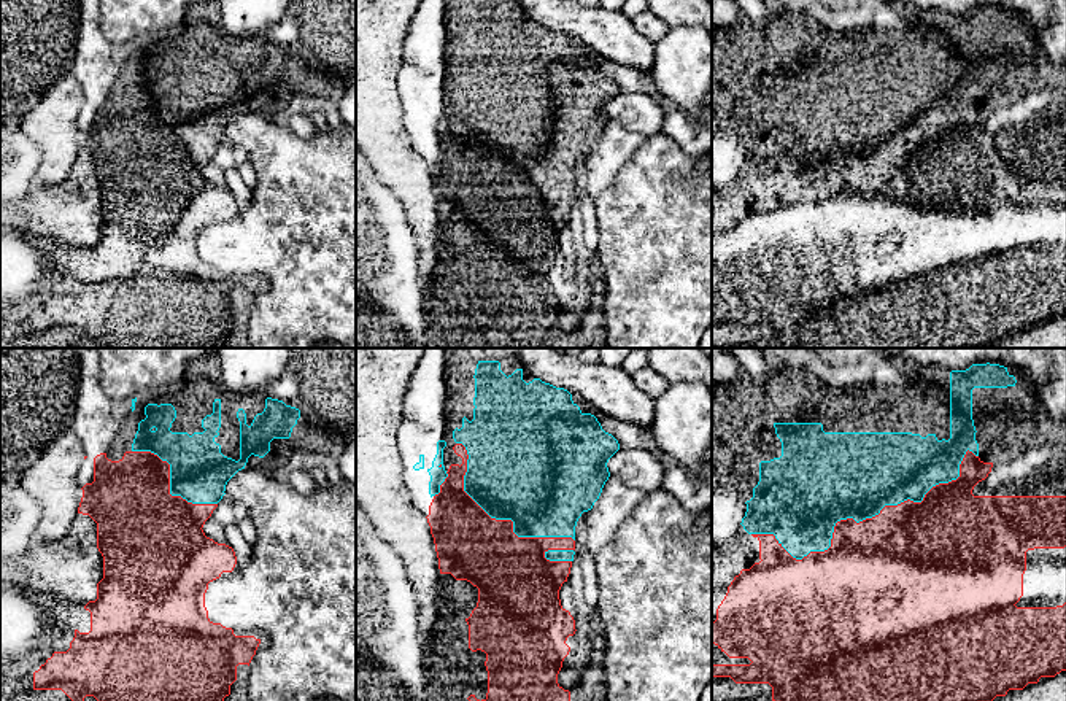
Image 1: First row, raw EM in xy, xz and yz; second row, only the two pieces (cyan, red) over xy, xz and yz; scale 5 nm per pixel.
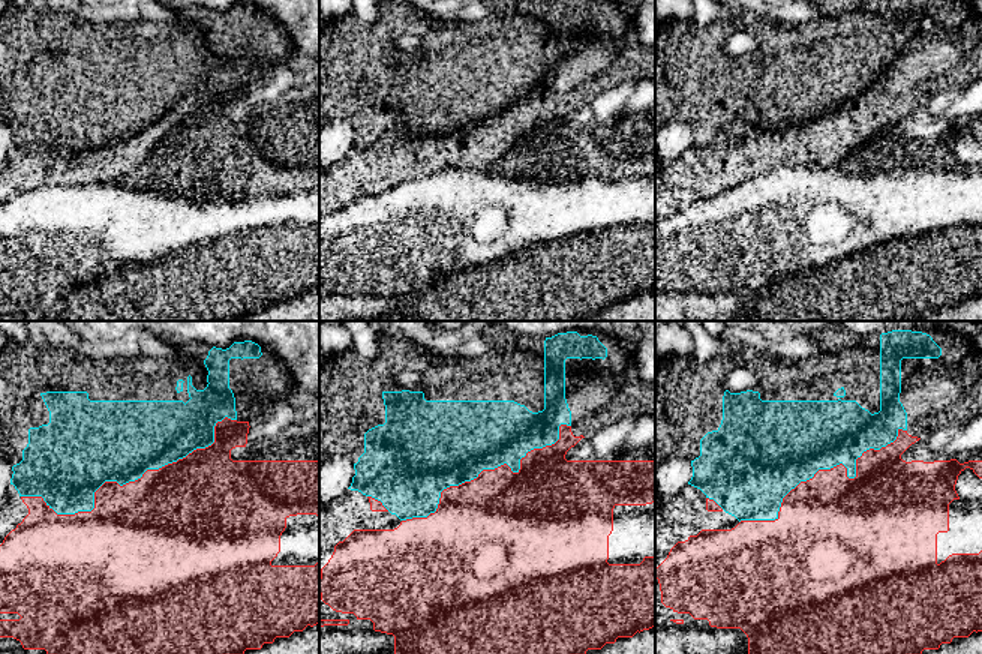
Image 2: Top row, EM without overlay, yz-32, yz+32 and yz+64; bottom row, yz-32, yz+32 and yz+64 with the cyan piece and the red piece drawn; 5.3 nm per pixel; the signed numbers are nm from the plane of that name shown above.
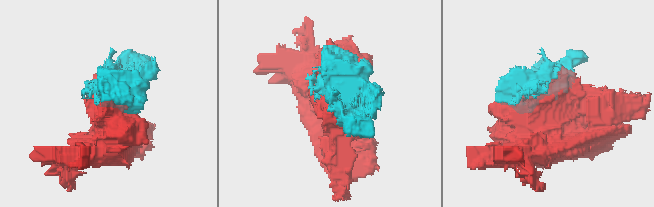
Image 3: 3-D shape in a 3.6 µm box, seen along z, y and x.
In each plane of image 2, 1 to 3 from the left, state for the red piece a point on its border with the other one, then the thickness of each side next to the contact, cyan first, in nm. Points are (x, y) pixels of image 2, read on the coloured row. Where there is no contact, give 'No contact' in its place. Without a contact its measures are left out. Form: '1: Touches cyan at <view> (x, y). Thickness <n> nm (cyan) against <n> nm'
1: Touches cyan at yz-32 (129, 480). Thickness 440 nm (cyan) against 480 nm
2: Touches cyan at yz+32 (489, 468). Thickness 440 nm (cyan) against 460 nm
3: Touches cyan at yz+64 (829, 468). Thickness 420 nm (cyan) against 440 nm

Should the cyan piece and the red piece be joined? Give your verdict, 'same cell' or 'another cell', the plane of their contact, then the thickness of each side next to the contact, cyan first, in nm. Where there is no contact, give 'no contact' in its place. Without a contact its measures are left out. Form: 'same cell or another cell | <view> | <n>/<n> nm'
another cell | yz | 440/500 nm

